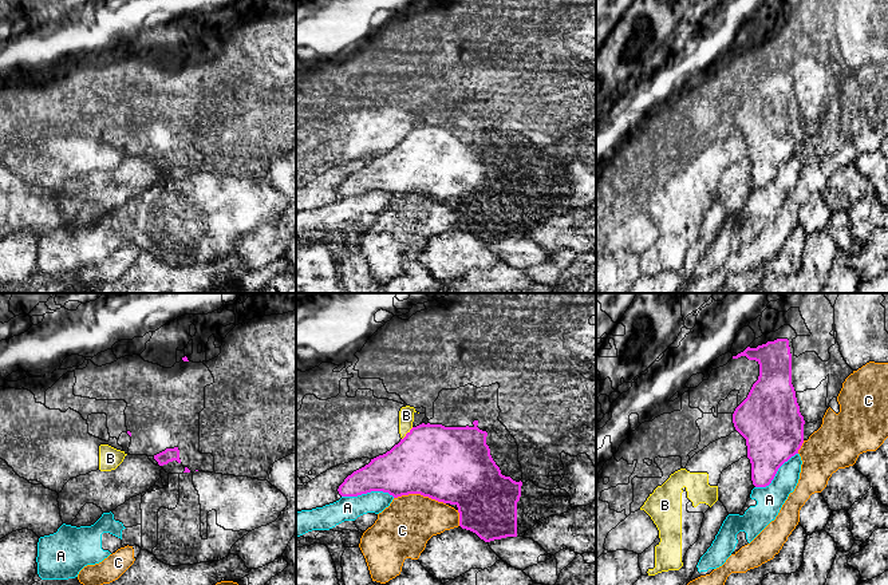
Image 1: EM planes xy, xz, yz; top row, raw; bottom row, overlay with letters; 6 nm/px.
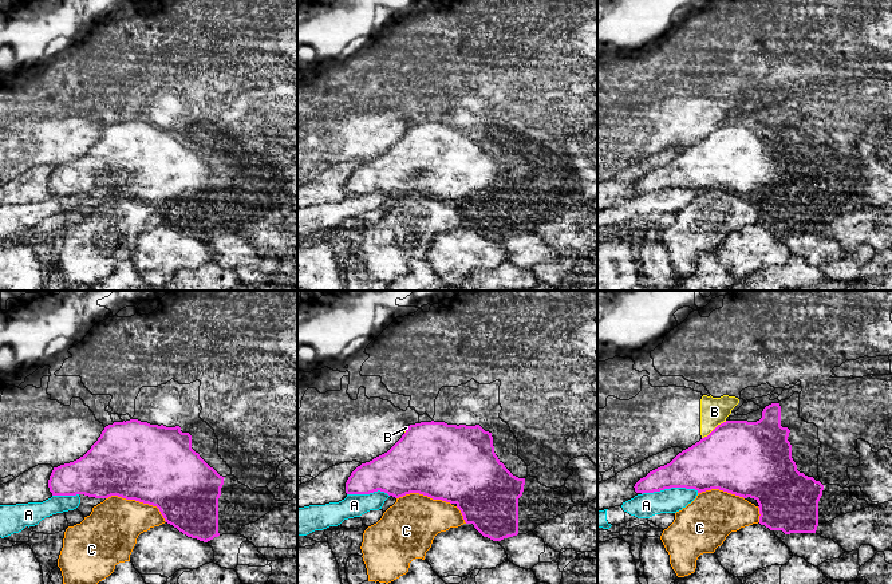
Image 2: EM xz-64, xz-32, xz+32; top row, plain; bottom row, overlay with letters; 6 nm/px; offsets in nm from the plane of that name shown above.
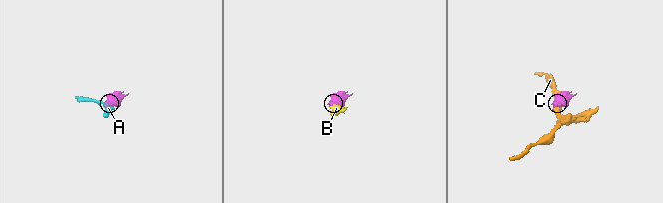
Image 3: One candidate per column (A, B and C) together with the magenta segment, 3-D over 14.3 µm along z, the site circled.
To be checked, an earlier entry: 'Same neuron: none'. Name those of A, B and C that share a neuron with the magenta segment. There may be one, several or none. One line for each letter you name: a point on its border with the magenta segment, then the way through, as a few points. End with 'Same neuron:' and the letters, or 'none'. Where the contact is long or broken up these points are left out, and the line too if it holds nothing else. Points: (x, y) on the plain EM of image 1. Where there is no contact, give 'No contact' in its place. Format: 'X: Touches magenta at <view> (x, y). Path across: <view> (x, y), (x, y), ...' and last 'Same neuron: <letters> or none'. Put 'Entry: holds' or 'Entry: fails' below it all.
Same neuron: none
Entry: holds

